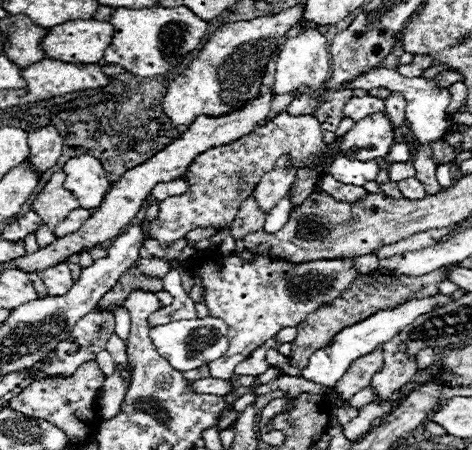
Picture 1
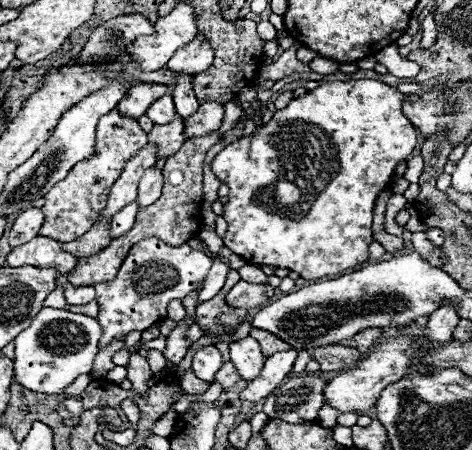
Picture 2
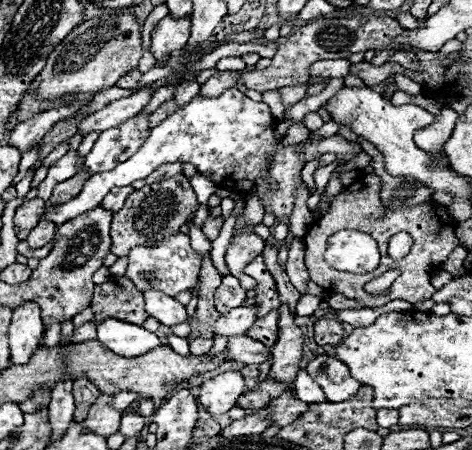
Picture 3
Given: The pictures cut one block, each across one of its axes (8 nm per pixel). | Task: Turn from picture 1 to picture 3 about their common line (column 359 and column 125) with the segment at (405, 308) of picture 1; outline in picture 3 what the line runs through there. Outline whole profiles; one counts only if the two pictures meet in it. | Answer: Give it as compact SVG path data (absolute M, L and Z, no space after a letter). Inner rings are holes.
M112 318L98 324L98 340L102 342L104 348L124 358L136 358L136 356L142 356L144 352L150 352L152 348L162 346L160 338L154 332L148 332L142 326L112 320Z

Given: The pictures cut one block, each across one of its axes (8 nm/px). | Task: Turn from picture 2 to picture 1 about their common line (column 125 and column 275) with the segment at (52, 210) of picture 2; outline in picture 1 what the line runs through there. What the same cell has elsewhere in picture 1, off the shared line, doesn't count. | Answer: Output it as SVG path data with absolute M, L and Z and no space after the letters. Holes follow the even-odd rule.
M280 112L274 120L270 120L270 124L262 124L262 128L256 128L254 132L234 140L234 144L224 144L222 148L210 148L202 152L202 156L198 156L198 160L194 160L194 164L190 164L186 170L190 192L160 204L158 218L150 226L150 238L158 240L162 246L170 246L194 228L230 228L242 202L254 192L262 174L274 168L278 156L282 154L290 156L290 164L294 164L294 168L304 168L306 164L314 166L318 158L324 158L328 164L314 182L314 190L322 192L320 178L330 170L334 156L326 154L326 142L322 140L318 120L314 116L290 116L288 112Z

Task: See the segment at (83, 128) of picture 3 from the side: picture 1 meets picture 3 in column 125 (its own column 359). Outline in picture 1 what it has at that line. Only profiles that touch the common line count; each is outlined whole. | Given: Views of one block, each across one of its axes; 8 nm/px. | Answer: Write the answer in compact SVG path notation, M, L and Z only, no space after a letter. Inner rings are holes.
M362 96L362 98L350 98L346 106L342 108L344 118L352 118L354 122L374 114L374 112L384 112L384 100L376 96Z

